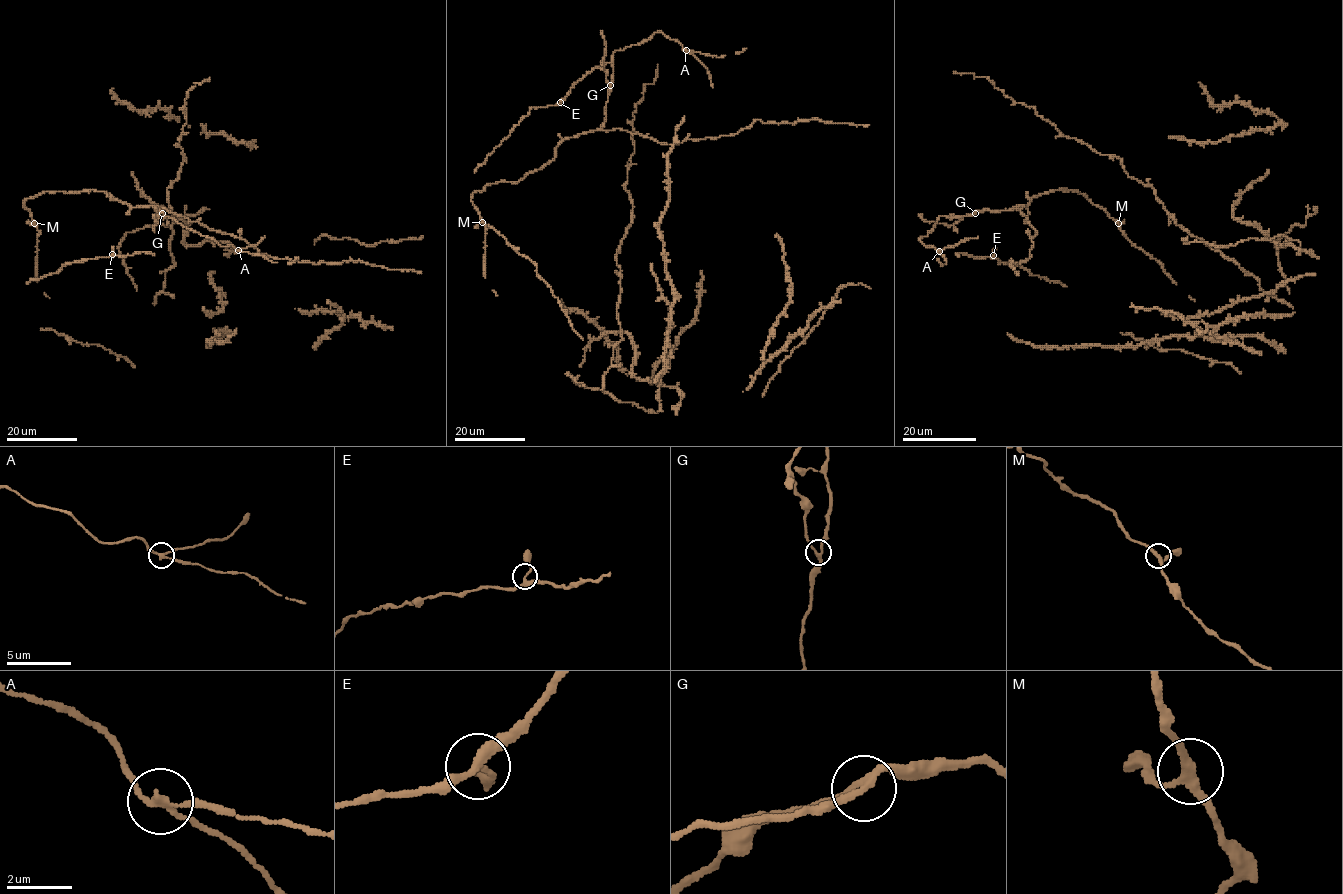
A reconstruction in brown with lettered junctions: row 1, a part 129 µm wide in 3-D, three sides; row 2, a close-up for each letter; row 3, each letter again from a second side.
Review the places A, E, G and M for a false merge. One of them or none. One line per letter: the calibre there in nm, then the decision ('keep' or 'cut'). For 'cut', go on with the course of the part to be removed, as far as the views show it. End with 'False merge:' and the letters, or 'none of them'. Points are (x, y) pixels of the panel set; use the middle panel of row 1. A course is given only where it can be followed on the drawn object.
A: 190 nm | cut | (685, 51), (703, 65), (712, 87)
E: 240 nm | keep
G: 220 nm | keep
M: 260 nm | keep
False merge: A

